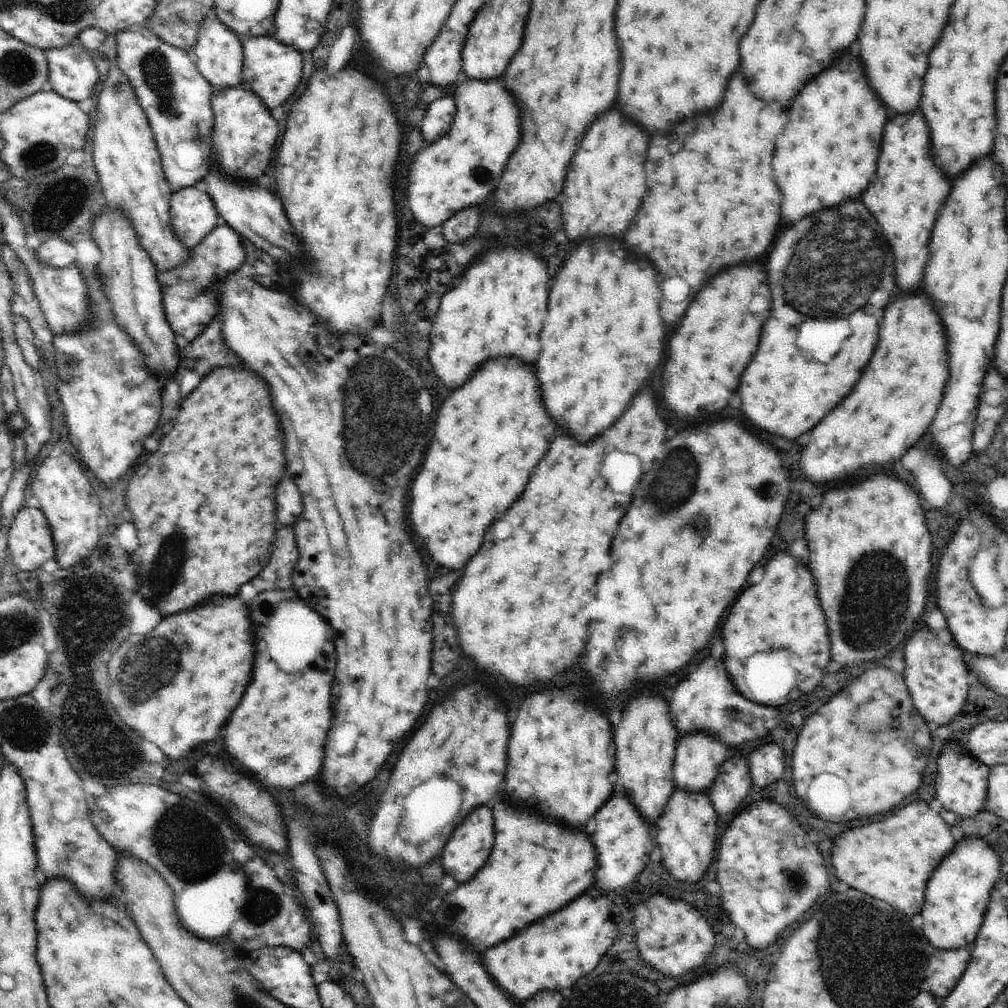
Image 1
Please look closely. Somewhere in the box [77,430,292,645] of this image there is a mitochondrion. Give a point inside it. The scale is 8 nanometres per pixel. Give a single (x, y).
(164, 575)

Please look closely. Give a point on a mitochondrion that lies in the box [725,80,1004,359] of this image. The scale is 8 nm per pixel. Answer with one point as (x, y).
(823, 272)

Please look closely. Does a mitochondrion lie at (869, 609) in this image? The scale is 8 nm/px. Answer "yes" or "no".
yes

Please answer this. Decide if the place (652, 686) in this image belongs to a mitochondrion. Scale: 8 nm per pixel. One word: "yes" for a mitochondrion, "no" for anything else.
no

